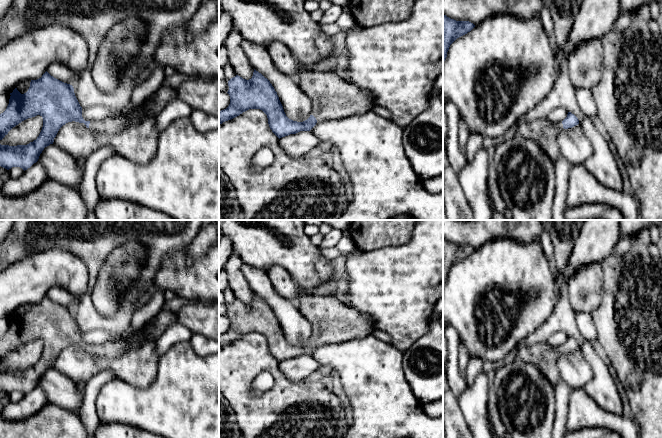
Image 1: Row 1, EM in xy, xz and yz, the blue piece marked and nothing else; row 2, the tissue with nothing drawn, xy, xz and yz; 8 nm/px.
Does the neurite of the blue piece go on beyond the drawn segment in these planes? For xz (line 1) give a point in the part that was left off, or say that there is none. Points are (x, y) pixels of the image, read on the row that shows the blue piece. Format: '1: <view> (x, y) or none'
1: xz (332, 97)

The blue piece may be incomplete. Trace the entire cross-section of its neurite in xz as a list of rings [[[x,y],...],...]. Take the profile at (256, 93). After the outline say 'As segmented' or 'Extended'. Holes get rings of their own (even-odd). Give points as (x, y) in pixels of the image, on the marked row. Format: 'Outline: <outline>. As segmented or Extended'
Outline: [[[300,67],[295,78],[300,89],[312,102],[313,111],[307,120],[297,122],[289,119],[270,81],[254,69],[253,76],[249,80],[236,75],[228,81],[229,90],[227,93],[230,96],[230,104],[226,109],[219,112],[219,125],[249,109],[260,109],[267,115],[270,129],[280,139],[300,131],[310,131],[318,120],[335,120],[356,114],[364,114],[371,111],[376,105],[368,91],[347,82],[339,72],[317,72]]]. Extended

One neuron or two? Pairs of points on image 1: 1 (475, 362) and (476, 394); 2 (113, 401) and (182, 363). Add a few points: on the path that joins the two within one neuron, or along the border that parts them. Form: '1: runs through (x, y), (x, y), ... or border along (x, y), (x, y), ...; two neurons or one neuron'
1: border along (482, 370), (468, 388); two neurons
2: runs through (130, 401), (144, 401), (165, 380); one neuron

